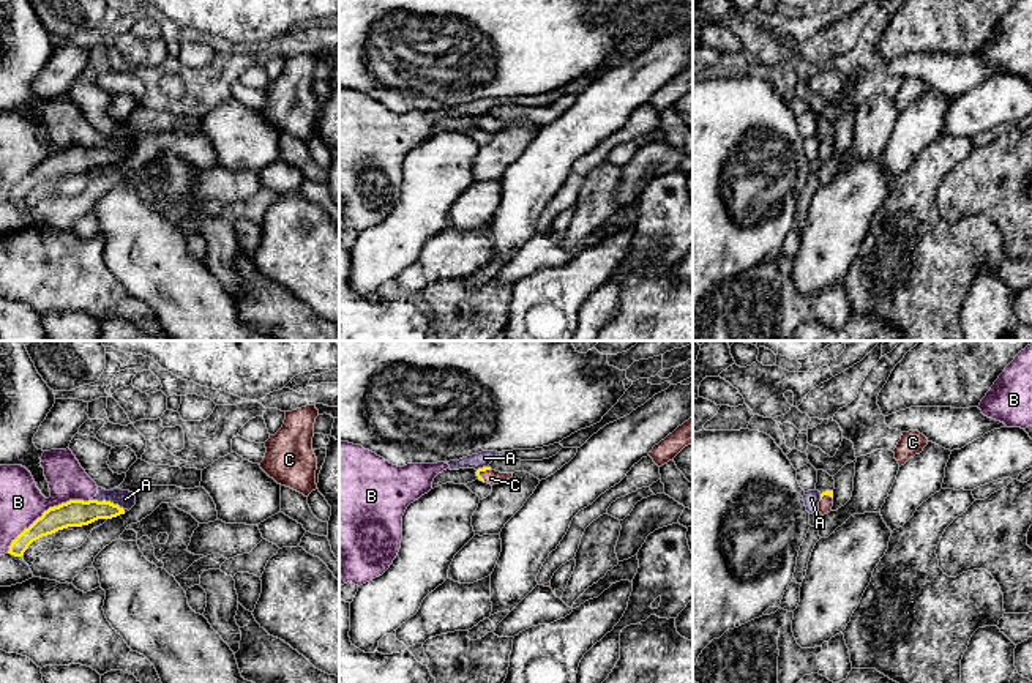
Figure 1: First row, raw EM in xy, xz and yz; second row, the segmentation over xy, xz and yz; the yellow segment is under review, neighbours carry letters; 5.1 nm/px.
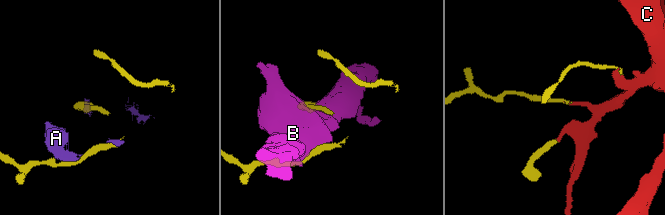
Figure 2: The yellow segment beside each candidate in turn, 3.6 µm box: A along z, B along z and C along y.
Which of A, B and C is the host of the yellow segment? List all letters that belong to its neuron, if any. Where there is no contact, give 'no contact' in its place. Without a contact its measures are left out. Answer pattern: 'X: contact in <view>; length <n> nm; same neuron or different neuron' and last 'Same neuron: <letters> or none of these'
A: contact in xy; length 190 nm; different neuron
B: contact in xy; length 500 nm; different neuron
C: contact in xz; length 80 nm; same neuron
Same neuron: C

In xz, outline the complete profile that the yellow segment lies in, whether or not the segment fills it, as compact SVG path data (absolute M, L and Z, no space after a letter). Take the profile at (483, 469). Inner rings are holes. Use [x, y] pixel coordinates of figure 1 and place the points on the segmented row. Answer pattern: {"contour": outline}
{"contour": "M483 467L477 470L477 476L480 481L488 483L488 484L499 484L513 476L513 473L500 473L492 470L491 467Z"}

